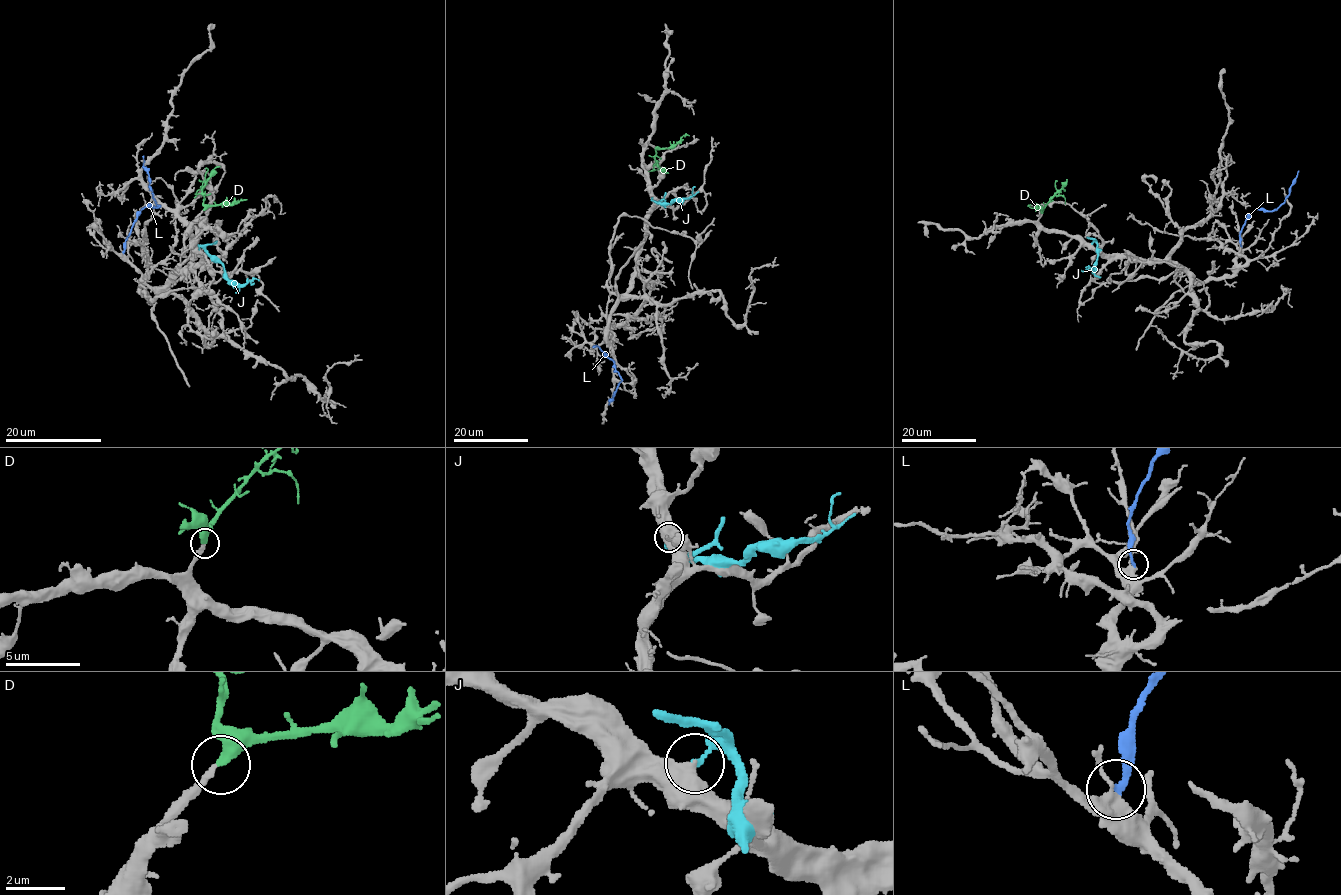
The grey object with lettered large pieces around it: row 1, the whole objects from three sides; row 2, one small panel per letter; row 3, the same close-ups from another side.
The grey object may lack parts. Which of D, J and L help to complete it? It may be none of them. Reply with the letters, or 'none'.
D

